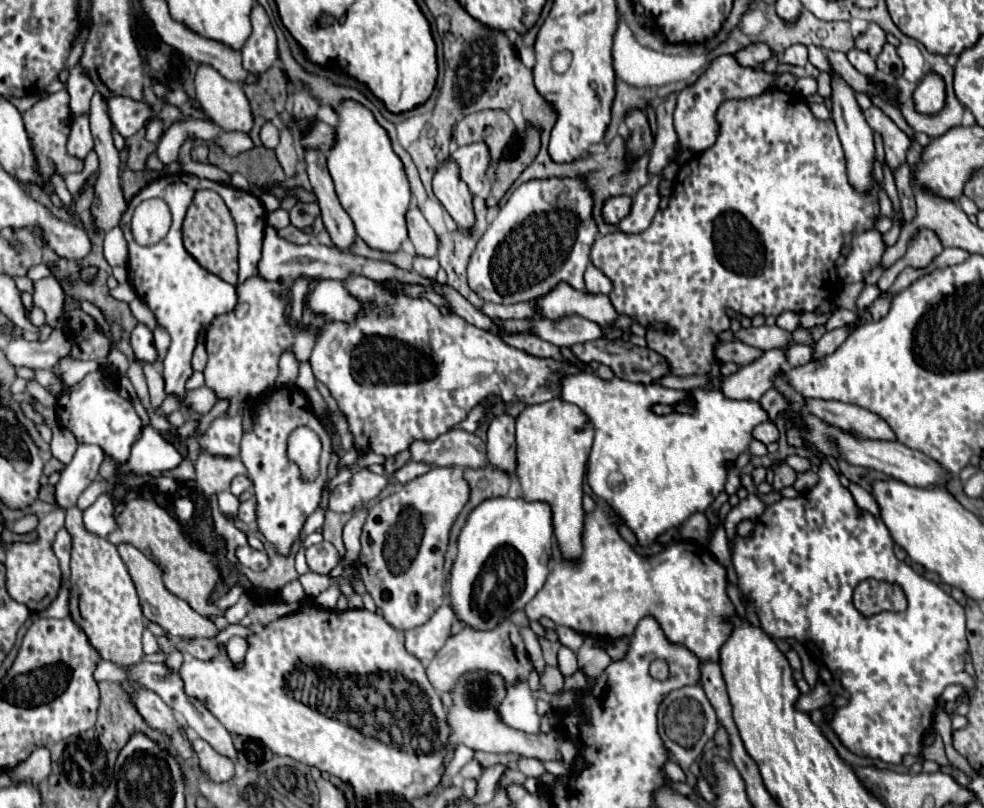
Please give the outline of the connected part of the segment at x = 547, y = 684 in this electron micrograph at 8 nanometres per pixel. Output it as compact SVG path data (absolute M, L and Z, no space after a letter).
M547 666L545 674L541 676L541 684L543 684L543 690L545 692L549 692L549 694L561 694L563 692L563 686L565 686L565 678L559 672L559 668Z

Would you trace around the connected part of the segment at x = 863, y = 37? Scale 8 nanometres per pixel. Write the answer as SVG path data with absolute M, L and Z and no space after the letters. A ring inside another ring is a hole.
M869 24L869 28L855 38L855 48L869 52L873 58L881 52L885 44L885 30L877 24Z

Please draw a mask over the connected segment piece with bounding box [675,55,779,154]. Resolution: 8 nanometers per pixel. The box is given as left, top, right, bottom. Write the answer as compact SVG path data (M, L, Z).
M723 55L713 60L706 72L694 84L679 92L675 107L675 130L679 132L679 142L685 150L695 154L705 152L711 148L719 134L719 124L715 120L715 112L721 103L730 99L748 99L759 96L777 86L779 74L765 72L763 68L745 68L741 66L734 56Z

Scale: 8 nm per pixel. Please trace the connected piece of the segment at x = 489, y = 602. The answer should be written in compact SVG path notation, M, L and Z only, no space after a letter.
M493 498L479 504L467 518L465 528L461 530L457 542L457 556L451 566L451 576L445 584L449 606L455 612L455 620L465 622L473 630L495 630L499 624L509 620L517 610L523 610L525 604L543 588L549 574L549 560L553 552L553 526L551 512L547 504L541 502L523 502L521 498Z

